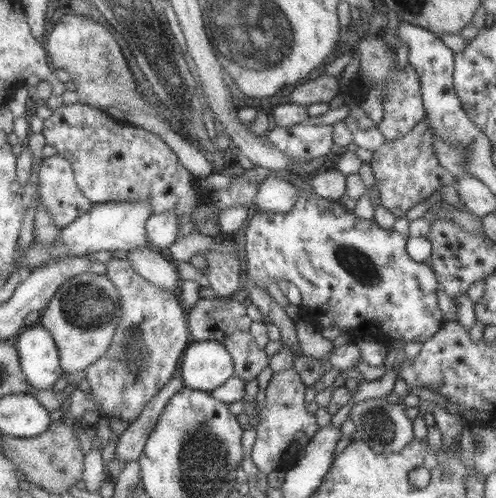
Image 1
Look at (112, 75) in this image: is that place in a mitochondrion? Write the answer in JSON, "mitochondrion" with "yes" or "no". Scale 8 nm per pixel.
{"mitochondrion":"yes"}

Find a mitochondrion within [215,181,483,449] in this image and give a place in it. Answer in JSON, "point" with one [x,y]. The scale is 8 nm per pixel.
{"point":[357,263]}

